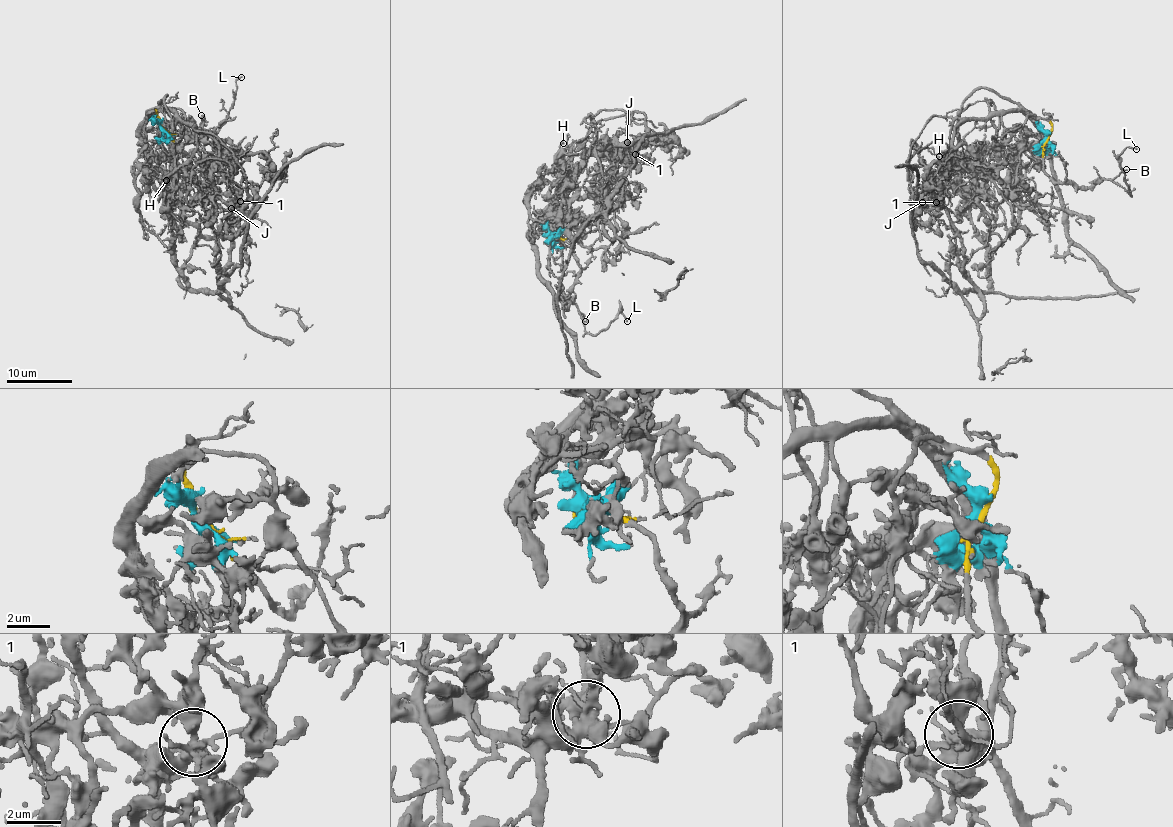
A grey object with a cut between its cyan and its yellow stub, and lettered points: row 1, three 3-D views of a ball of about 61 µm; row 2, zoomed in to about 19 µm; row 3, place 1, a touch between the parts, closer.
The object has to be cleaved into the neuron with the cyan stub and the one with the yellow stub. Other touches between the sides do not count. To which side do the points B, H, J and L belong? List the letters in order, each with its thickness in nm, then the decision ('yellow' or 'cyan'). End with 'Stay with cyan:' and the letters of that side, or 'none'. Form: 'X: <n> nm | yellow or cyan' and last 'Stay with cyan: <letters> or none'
B: 140 nm | yellow
H: 140 nm | cyan
J: 130 nm | cyan
L: 120 nm | yellow
Stay with cyan: H, J

